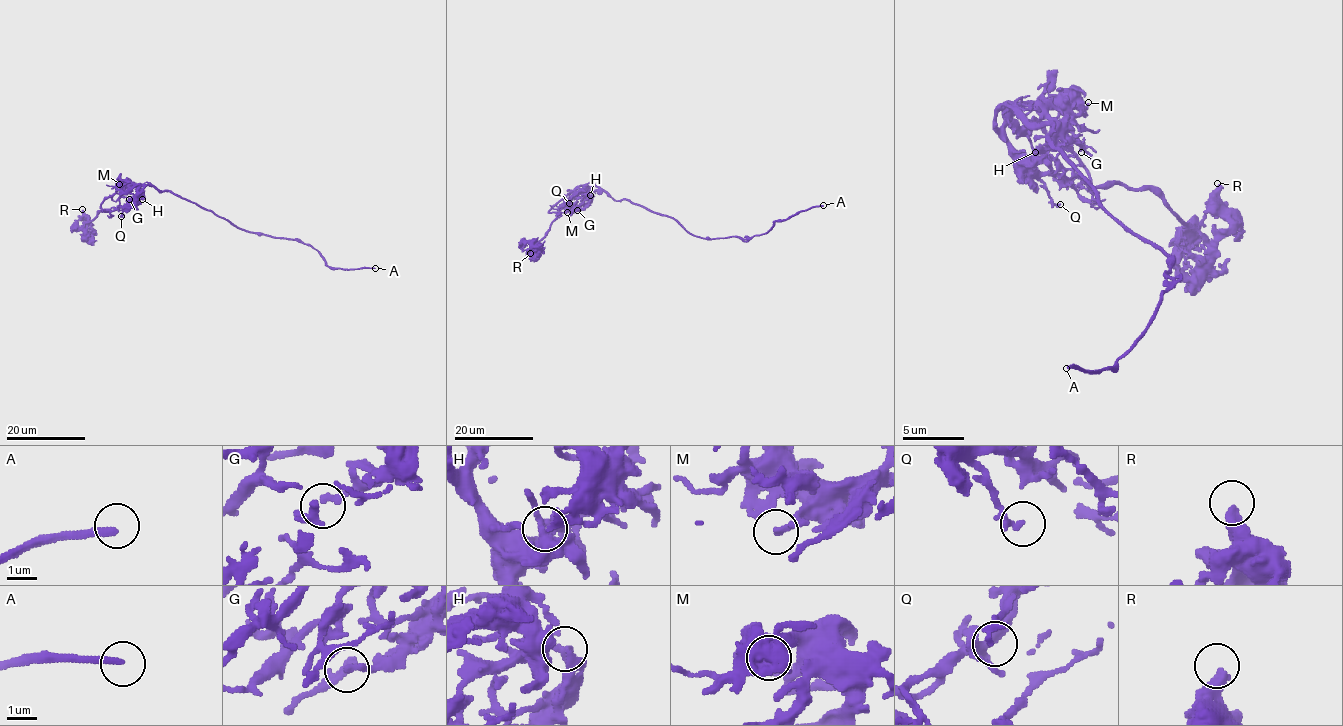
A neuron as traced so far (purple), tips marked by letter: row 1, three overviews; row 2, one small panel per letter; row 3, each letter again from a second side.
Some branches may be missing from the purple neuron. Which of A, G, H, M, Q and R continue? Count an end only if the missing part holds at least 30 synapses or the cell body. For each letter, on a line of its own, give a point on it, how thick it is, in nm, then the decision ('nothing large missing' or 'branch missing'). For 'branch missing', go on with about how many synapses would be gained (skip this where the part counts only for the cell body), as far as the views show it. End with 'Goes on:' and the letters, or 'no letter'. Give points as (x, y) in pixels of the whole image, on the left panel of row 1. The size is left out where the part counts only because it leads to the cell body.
A: at (375, 268); 240 nm thick; branch missing
G: at (129, 199); 190 nm thick; nothing large missing
H: at (142, 199); 200 nm thick; nothing large missing
M: at (119, 184); 140 nm thick; nothing large missing
Q: at (121, 216); 280 nm thick; nothing large missing
R: at (82, 209); 440 nm thick; nothing large missing
Goes on: A

